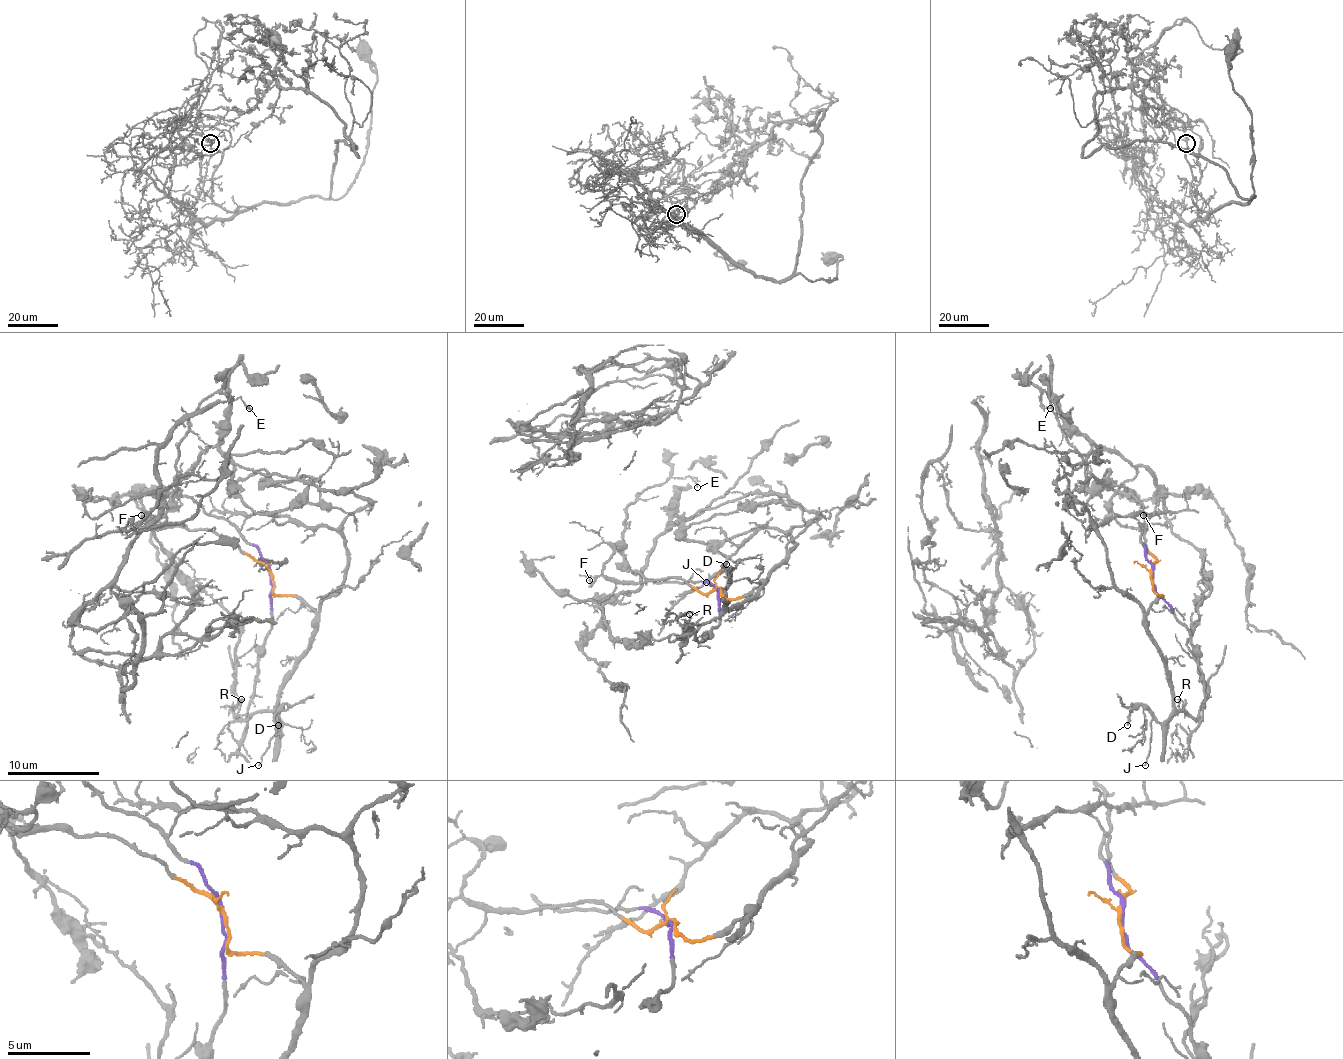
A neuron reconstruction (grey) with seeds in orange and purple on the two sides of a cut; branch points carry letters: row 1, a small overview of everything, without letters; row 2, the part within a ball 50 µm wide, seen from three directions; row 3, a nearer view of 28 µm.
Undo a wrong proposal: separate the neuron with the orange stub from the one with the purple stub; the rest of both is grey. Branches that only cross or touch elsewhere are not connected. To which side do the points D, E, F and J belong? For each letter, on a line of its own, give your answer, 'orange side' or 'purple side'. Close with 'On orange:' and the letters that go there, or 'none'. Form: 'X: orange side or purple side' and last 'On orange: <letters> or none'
D: orange side
E: purple side
F: orange side
J: orange side
On orange: D, F, J

